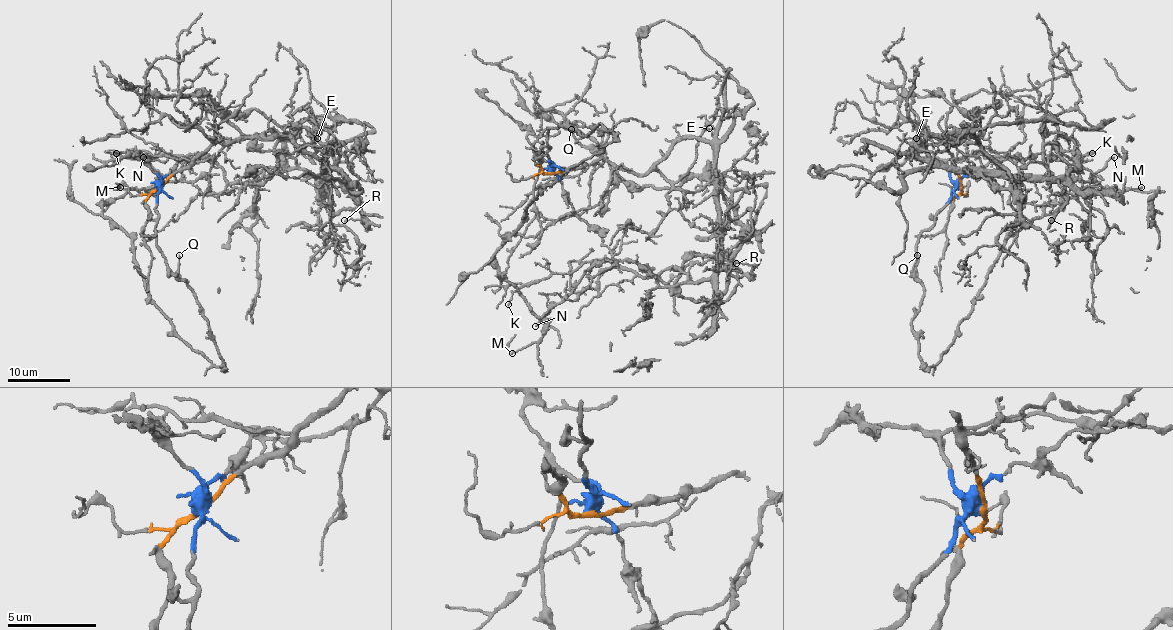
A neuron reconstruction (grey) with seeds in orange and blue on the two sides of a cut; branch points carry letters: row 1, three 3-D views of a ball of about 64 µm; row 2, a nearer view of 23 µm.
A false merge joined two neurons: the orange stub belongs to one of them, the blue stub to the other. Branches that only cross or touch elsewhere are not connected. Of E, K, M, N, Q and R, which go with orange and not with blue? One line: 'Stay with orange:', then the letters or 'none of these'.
Stay with orange: E, K, R

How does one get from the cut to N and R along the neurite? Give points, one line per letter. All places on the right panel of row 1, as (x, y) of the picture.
N: (959, 188), (917, 247), (912, 332), (928, 367), (1005, 241), (1047, 205), (1104, 188), (1096, 174), (1113, 156)
R: (959, 188), (947, 147), (962, 137), (929, 136), (926, 152), (937, 161), (1058, 180), (1066, 200), (1050, 221)

